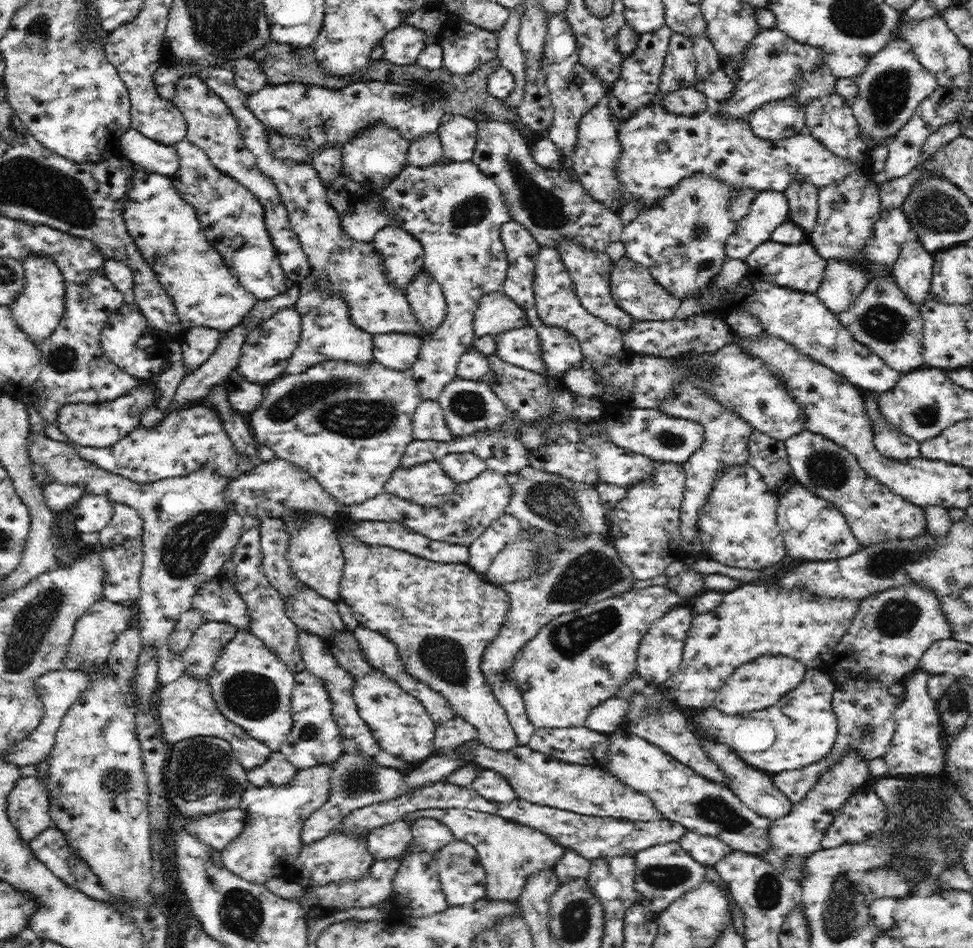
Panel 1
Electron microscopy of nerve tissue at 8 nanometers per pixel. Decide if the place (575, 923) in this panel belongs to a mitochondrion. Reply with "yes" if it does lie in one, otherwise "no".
yes

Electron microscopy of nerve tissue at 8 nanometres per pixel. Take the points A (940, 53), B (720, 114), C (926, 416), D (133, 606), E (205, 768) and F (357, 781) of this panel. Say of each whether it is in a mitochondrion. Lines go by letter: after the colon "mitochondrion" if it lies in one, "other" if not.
A: other
B: other
C: mitochondrion
D: other
E: mitochondrion
F: mitochondrion

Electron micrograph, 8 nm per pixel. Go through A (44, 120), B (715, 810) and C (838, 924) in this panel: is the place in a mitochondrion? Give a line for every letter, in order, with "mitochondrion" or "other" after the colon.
A: other
B: mitochondrion
C: mitochondrion

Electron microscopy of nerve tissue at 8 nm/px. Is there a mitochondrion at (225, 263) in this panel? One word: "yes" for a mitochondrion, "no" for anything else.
no

